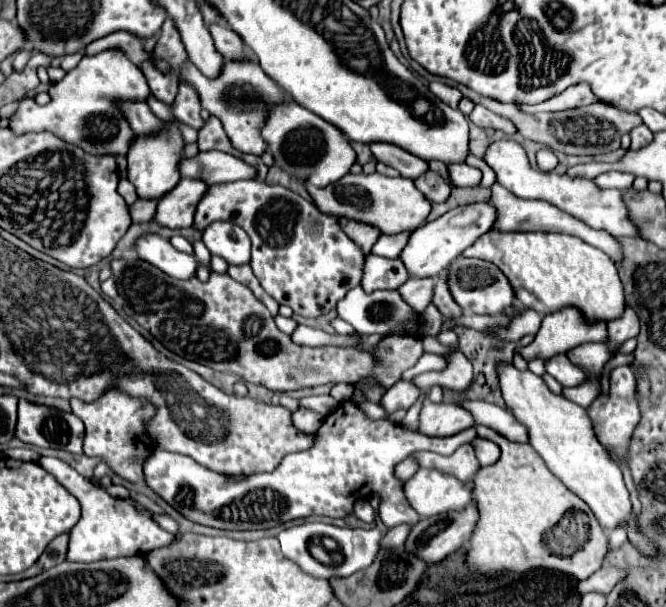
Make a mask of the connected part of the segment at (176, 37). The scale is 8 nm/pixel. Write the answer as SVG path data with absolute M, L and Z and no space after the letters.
M170 18L162 26L154 54L156 54L156 58L168 58L168 62L172 62L172 66L176 66L176 70L180 70L180 66L184 66L184 60L188 60L184 44L180 42L180 32L176 30L176 26L172 26Z

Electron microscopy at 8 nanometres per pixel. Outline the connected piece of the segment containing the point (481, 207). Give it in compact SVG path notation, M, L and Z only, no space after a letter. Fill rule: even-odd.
M468 204L454 208L444 216L440 216L438 220L426 222L420 228L416 228L408 238L408 244L400 252L400 260L404 262L410 276L432 278L438 272L442 272L452 262L452 258L458 258L468 246L472 246L478 236L486 234L492 228L494 220L496 210L490 204Z

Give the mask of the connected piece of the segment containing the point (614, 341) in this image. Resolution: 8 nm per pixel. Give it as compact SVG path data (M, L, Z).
M626 308L626 312L618 318L608 322L608 340L606 346L610 350L610 354L618 354L618 348L628 340L638 336L640 324L638 324L638 316L634 310Z

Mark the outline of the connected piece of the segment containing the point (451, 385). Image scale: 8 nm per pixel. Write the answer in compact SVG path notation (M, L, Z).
M458 350L452 354L446 354L448 368L444 372L426 372L416 378L412 378L412 384L416 384L420 390L426 390L434 384L452 390L456 394L462 394L472 384L472 362Z

